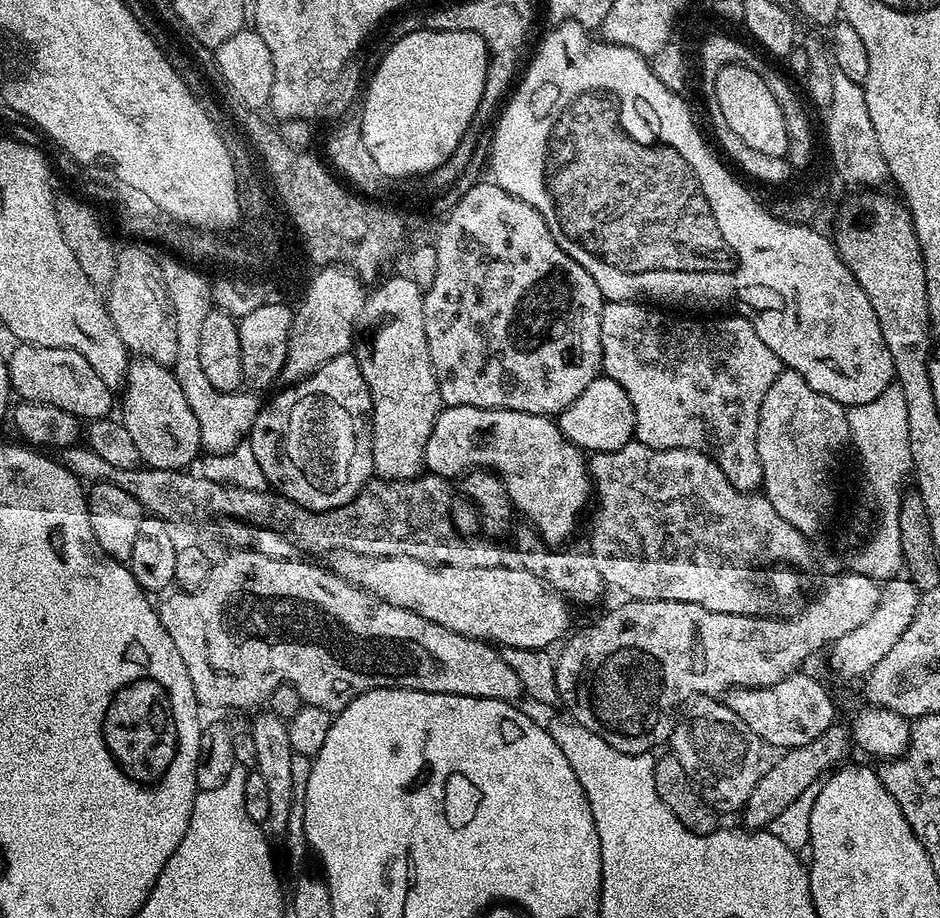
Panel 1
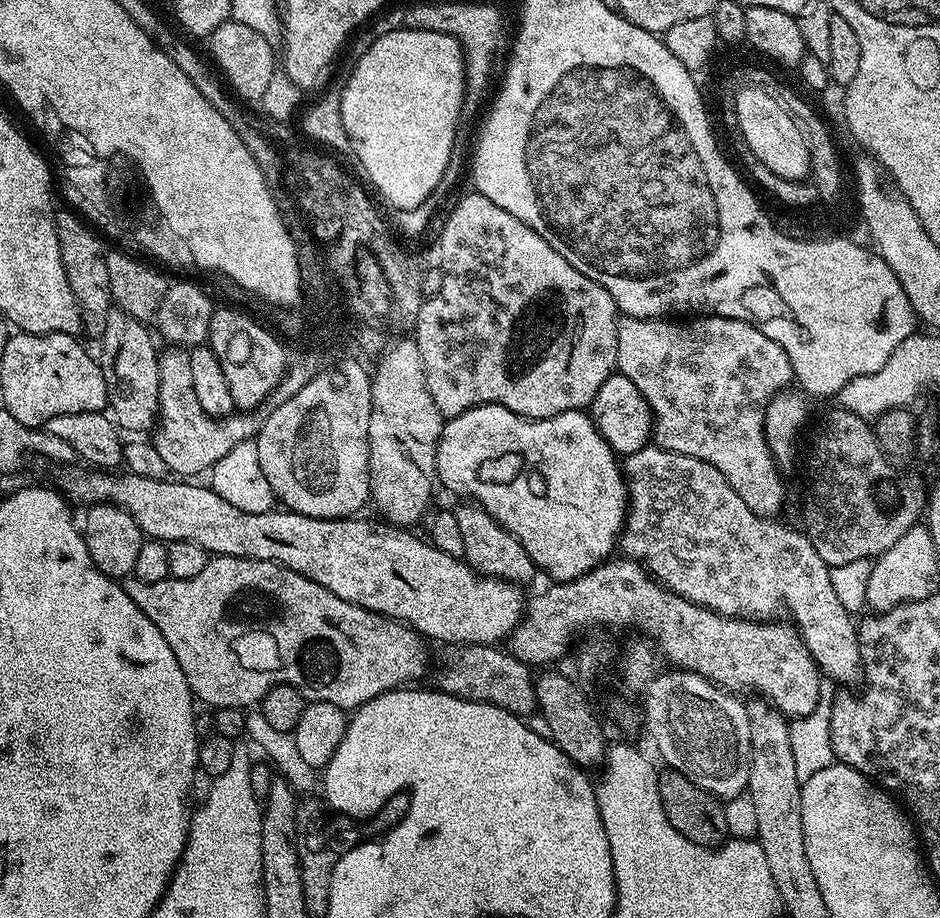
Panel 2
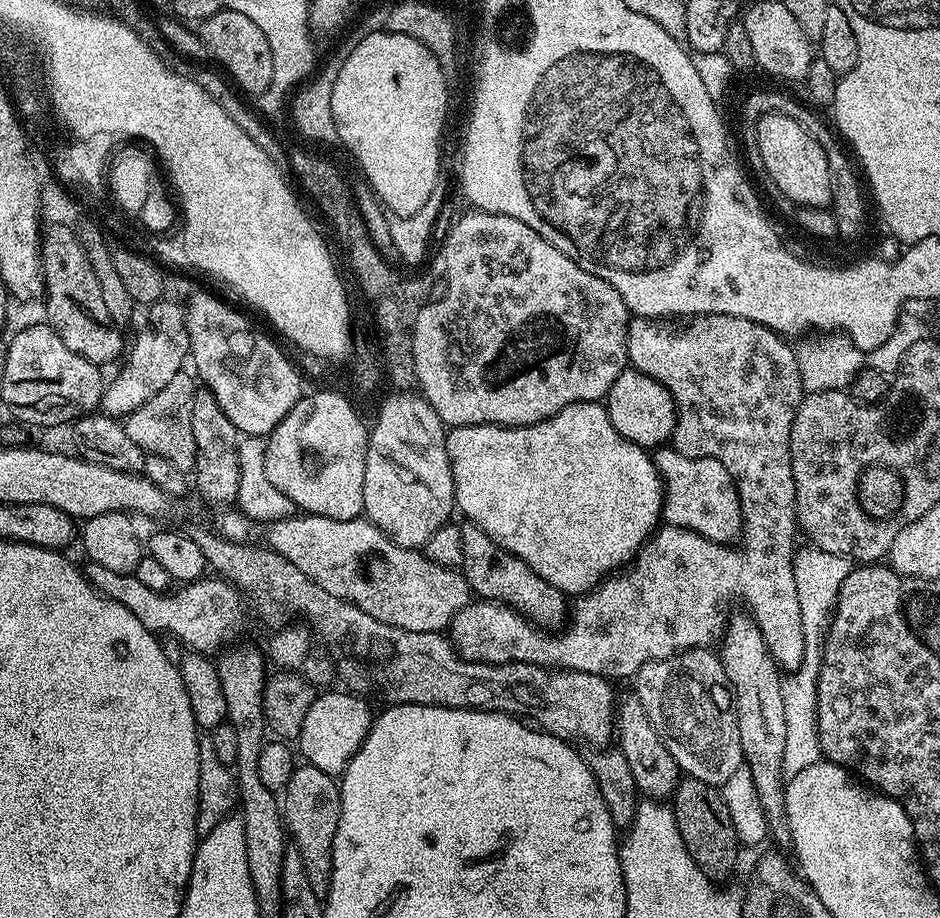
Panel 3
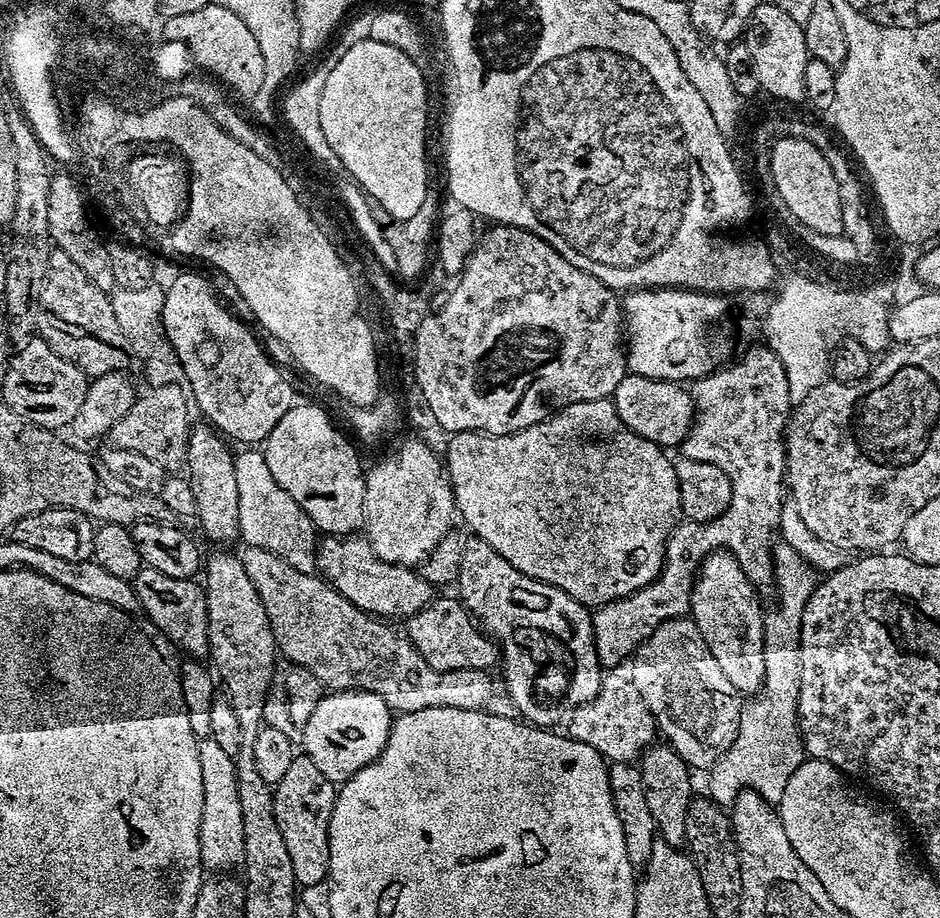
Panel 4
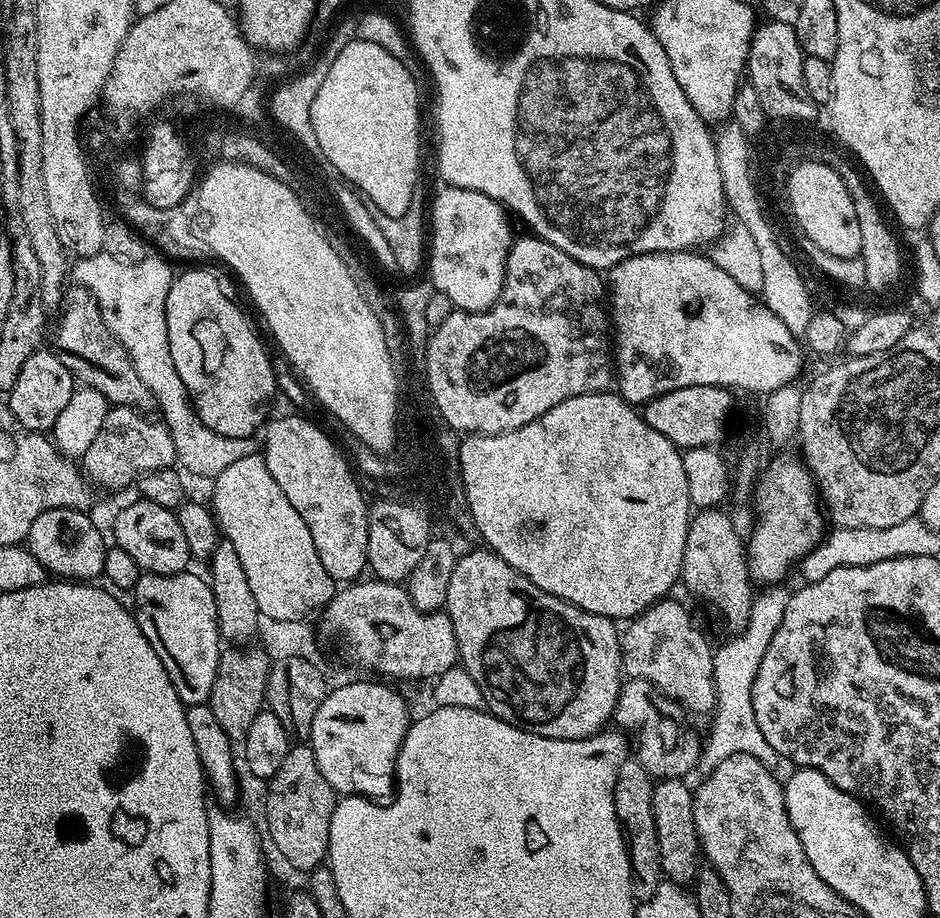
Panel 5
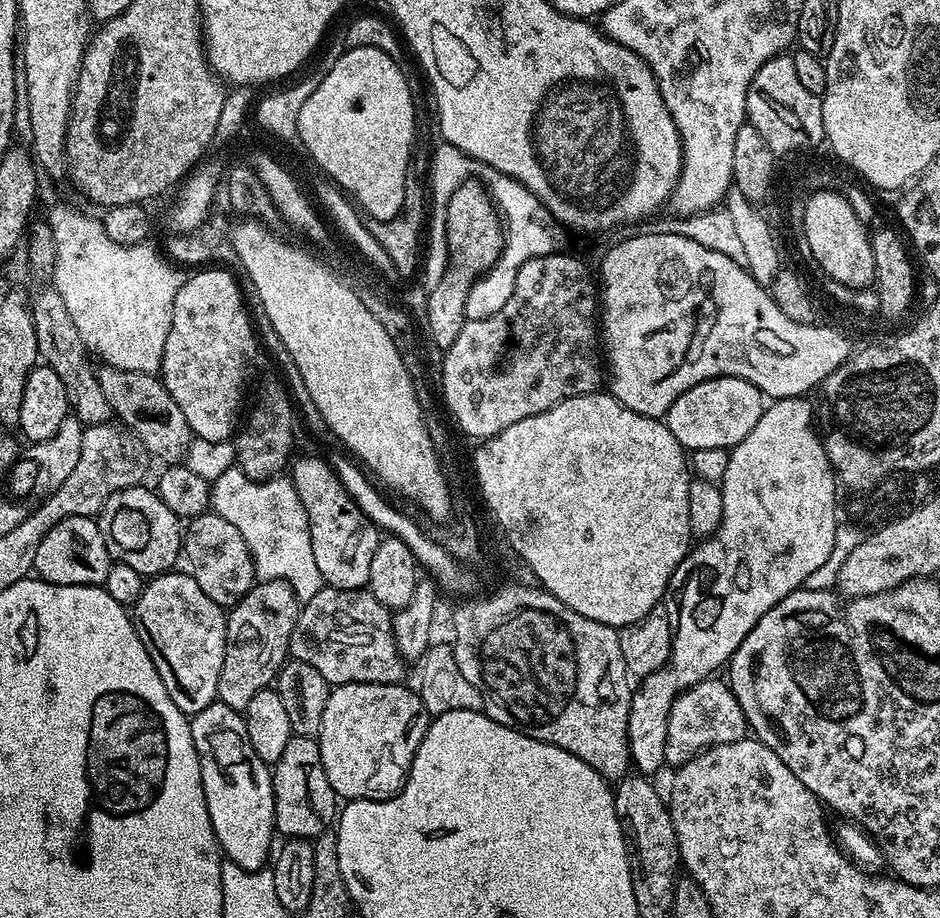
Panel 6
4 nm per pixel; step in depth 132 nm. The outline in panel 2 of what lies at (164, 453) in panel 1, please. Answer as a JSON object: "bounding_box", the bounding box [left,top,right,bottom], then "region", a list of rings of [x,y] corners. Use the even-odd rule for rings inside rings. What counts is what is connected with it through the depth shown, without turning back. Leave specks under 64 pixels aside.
{"bounding_box":[98,306,160,434],"region":[[[116,306],[109,312],[104,331],[98,337],[98,363],[106,382],[110,415],[125,433],[132,432],[128,434],[147,433],[144,431],[153,427],[158,416],[156,399],[160,357],[153,333],[149,329],[148,333],[144,328],[147,327],[141,321],[135,320],[129,312]]]}

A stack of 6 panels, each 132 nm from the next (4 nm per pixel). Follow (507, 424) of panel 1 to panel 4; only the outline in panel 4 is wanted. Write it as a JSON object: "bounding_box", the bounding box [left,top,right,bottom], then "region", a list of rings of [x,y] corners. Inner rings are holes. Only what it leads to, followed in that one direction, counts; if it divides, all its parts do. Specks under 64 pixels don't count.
{"bounding_box":[446,399,681,606],"region":[[[611,399],[595,400],[594,402],[578,402],[566,406],[561,412],[553,412],[547,420],[538,422],[534,426],[530,426],[526,430],[518,430],[509,436],[489,436],[483,432],[457,432],[451,437],[449,448],[446,453],[446,470],[449,479],[452,482],[452,495],[456,498],[456,506],[459,515],[464,515],[464,520],[473,528],[475,535],[479,539],[485,540],[494,550],[498,550],[498,554],[502,554],[502,558],[506,558],[506,562],[510,562],[510,566],[514,566],[514,570],[522,570],[522,574],[526,574],[535,580],[546,582],[550,586],[554,586],[558,590],[562,590],[566,594],[570,594],[570,598],[574,598],[578,603],[585,606],[599,606],[608,604],[611,600],[620,600],[623,596],[628,596],[632,592],[637,592],[639,588],[645,588],[647,584],[652,583],[660,574],[660,567],[664,565],[664,551],[668,546],[668,540],[672,537],[672,530],[676,527],[681,519],[680,510],[680,491],[678,490],[678,474],[676,473],[675,463],[670,459],[669,453],[661,448],[659,444],[650,442],[646,438],[634,433],[620,420],[620,415],[616,409],[615,403]]]}

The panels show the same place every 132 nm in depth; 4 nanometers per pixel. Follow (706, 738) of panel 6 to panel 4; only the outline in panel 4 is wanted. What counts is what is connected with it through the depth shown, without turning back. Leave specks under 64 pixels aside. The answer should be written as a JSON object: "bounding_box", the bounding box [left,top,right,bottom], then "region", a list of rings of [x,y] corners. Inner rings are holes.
{"bounding_box":[566,674,649,762],"region":[[[608,674],[601,679],[598,694],[592,700],[585,700],[566,721],[567,735],[578,742],[586,742],[594,746],[600,756],[612,762],[632,762],[649,747],[648,741],[648,707],[639,688],[624,688],[624,680],[620,676]]]}

